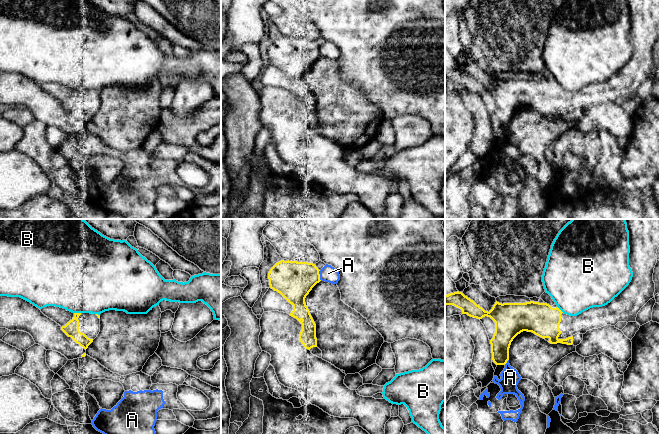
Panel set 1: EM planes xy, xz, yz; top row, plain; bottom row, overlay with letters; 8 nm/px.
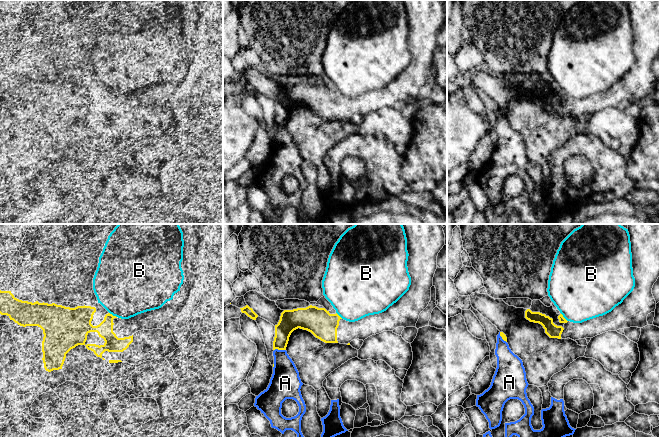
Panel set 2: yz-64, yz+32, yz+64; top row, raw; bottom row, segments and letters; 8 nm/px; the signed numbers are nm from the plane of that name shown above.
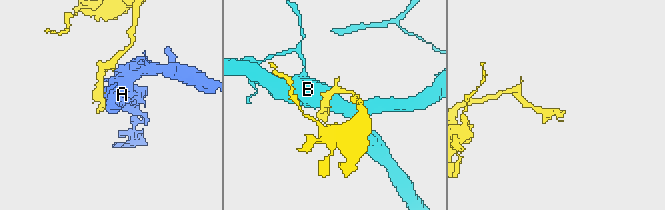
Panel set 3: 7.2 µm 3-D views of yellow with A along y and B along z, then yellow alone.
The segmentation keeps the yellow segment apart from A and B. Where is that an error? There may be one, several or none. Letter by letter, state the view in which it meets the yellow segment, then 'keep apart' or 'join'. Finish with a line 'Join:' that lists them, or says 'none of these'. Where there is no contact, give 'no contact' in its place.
A: xz | keep apart
B: xy | keep apart
Join: none of these

